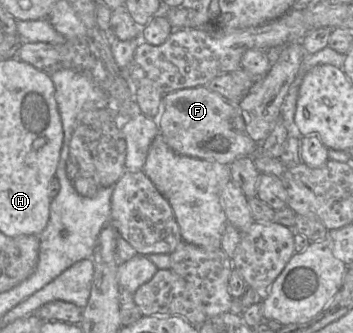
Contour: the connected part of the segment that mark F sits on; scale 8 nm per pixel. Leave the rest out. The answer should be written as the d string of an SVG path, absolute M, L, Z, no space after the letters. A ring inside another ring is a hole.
M206 86L184 88L164 94L160 104L157 123L167 145L184 156L216 161L229 165L243 156L252 156L258 149L257 143L248 135L238 104L232 103Z

